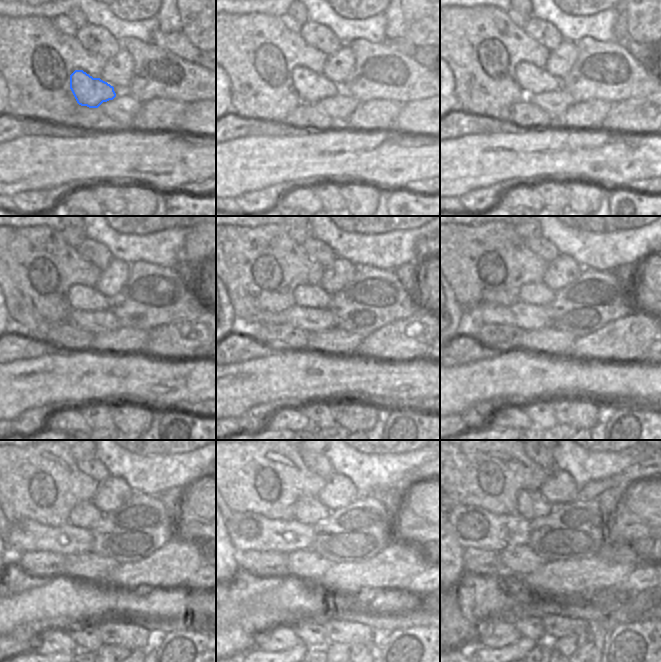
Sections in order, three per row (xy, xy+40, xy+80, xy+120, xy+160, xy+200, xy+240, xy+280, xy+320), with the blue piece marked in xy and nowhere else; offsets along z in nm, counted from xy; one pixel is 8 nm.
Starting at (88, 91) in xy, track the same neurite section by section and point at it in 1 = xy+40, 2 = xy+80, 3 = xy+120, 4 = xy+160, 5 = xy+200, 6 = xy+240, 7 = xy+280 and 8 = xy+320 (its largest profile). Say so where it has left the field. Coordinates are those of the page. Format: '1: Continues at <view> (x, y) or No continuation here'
1: Continues at xy+40 (311, 87)
2: Continues at xy+80 (531, 79)
3: Continues at xy+120 (85, 298)
4: Continues at xy+160 (308, 296)
5: Continues at xy+200 (539, 294)
6: Continues at xy+240 (85, 515)
7: Continues at xy+280 (308, 509)
8: Continues at xy+320 (531, 504)

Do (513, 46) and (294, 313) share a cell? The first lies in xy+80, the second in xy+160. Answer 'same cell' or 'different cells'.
different cells

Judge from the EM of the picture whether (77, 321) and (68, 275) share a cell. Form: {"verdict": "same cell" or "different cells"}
{"verdict": "different cells"}

